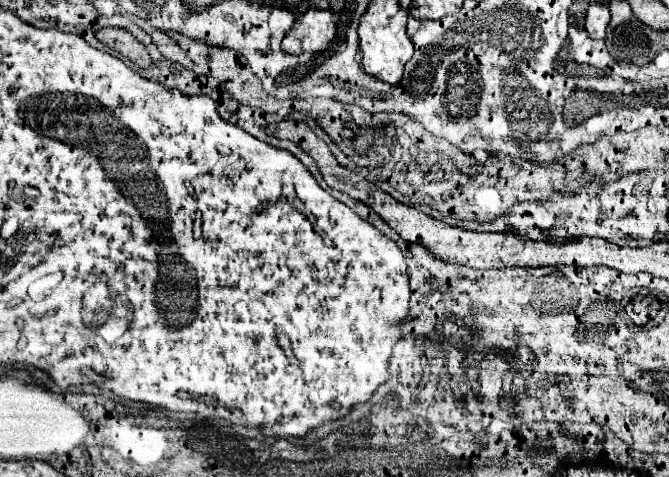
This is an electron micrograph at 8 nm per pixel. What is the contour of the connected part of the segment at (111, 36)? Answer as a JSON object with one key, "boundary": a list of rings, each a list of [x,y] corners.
{"boundary":[[[112,27],[112,29],[100,29],[96,37],[108,45],[114,51],[120,51],[124,57],[128,57],[134,65],[138,67],[148,67],[150,65],[150,55],[144,43],[140,43],[130,31],[122,27]]]}

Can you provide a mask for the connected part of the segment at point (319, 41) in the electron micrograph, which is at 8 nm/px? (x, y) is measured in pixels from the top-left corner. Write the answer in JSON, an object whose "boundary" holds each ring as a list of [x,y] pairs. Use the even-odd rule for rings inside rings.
{"boundary":[[[308,9],[298,15],[292,29],[286,33],[282,41],[282,49],[286,53],[318,53],[328,47],[328,43],[336,35],[336,23],[332,21],[332,11]]]}

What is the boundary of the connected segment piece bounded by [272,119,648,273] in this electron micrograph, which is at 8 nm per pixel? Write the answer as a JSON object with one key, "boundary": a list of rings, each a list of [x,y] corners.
{"boundary":[[[280,121],[272,127],[272,133],[280,139],[296,141],[316,163],[324,181],[368,207],[372,207],[402,239],[422,243],[430,253],[440,257],[446,263],[464,263],[472,269],[500,269],[500,267],[542,267],[542,265],[608,265],[620,273],[640,273],[646,271],[646,247],[618,247],[600,237],[570,237],[570,239],[552,239],[552,241],[532,241],[518,233],[478,233],[462,227],[448,225],[444,221],[432,219],[422,211],[398,203],[392,195],[382,189],[374,189],[374,183],[368,183],[358,173],[342,167],[336,157],[330,153],[328,145],[320,141],[304,121]]]}

